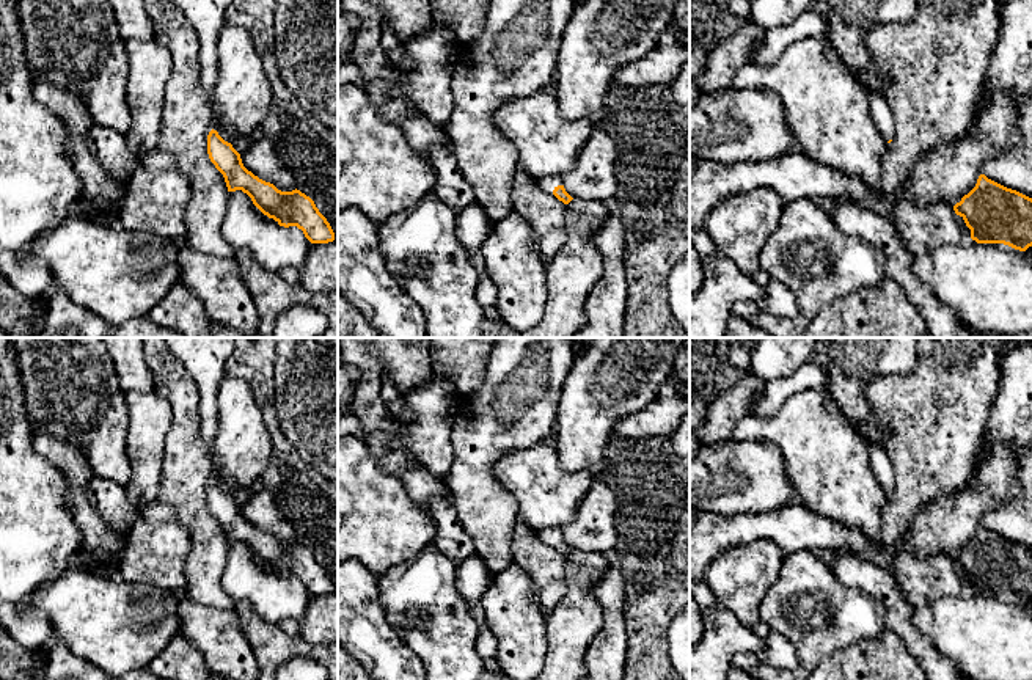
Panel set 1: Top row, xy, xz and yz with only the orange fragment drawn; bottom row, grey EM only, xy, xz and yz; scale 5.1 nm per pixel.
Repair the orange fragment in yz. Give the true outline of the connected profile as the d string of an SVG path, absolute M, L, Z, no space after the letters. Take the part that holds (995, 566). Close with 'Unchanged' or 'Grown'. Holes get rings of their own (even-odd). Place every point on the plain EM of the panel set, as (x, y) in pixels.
M985 526L953 558L977 595L1004 595L1026 603L1032 598L1032 550L1007 540Z. Unchanged

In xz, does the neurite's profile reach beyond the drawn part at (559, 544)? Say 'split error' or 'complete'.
split error

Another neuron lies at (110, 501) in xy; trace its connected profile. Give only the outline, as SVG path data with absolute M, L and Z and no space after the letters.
M94 476L88 485L88 501L107 525L121 536L126 536L140 515L123 485L105 477Z

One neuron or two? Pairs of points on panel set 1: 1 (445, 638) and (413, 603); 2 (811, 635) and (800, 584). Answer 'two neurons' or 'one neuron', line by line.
1: one neuron
2: one neuron

